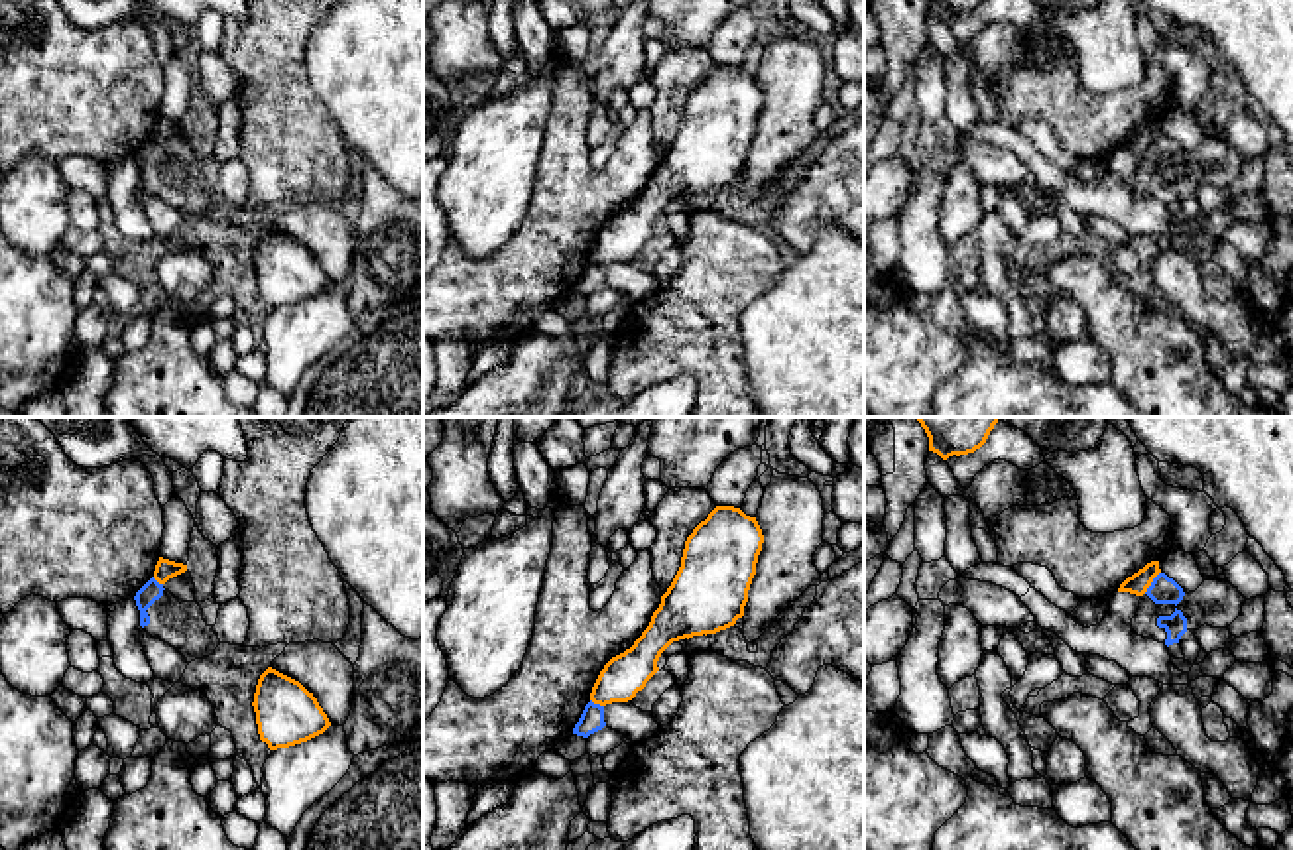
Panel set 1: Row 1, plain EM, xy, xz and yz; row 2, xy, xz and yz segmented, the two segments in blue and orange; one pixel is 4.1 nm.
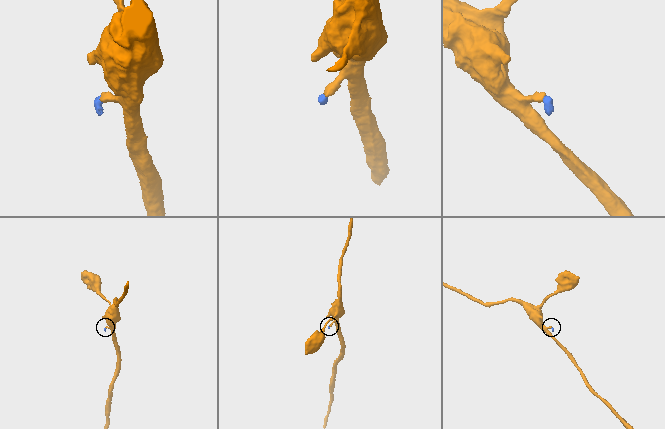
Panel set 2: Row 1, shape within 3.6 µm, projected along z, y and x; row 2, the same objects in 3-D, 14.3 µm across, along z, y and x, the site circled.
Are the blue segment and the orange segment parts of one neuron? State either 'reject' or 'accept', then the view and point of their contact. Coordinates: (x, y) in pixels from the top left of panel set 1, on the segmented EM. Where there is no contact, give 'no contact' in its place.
reject; meets blue in yz at (1152, 583)

